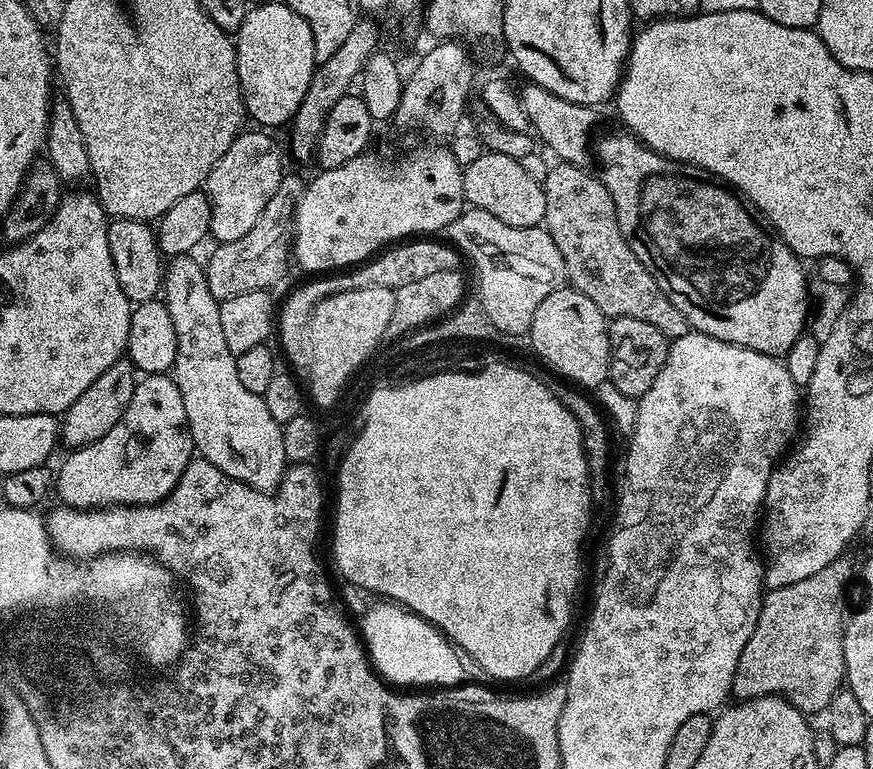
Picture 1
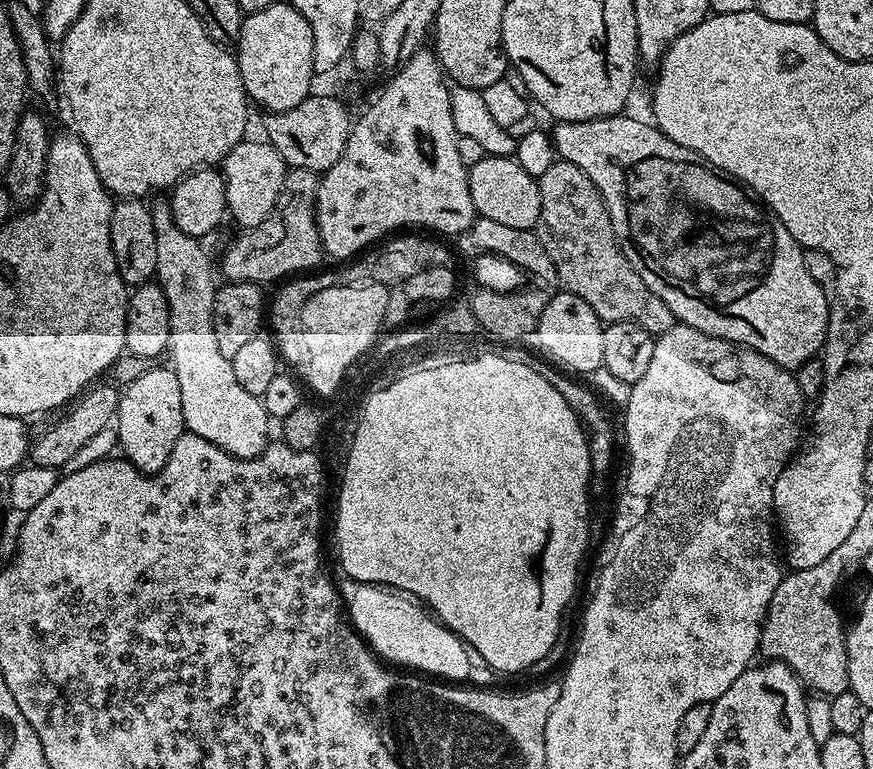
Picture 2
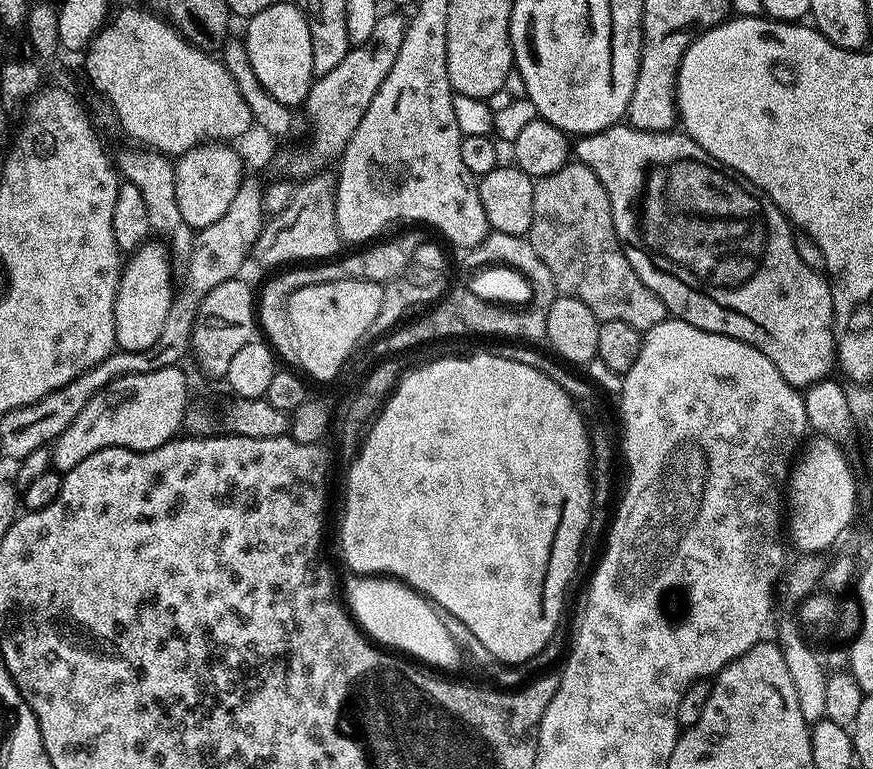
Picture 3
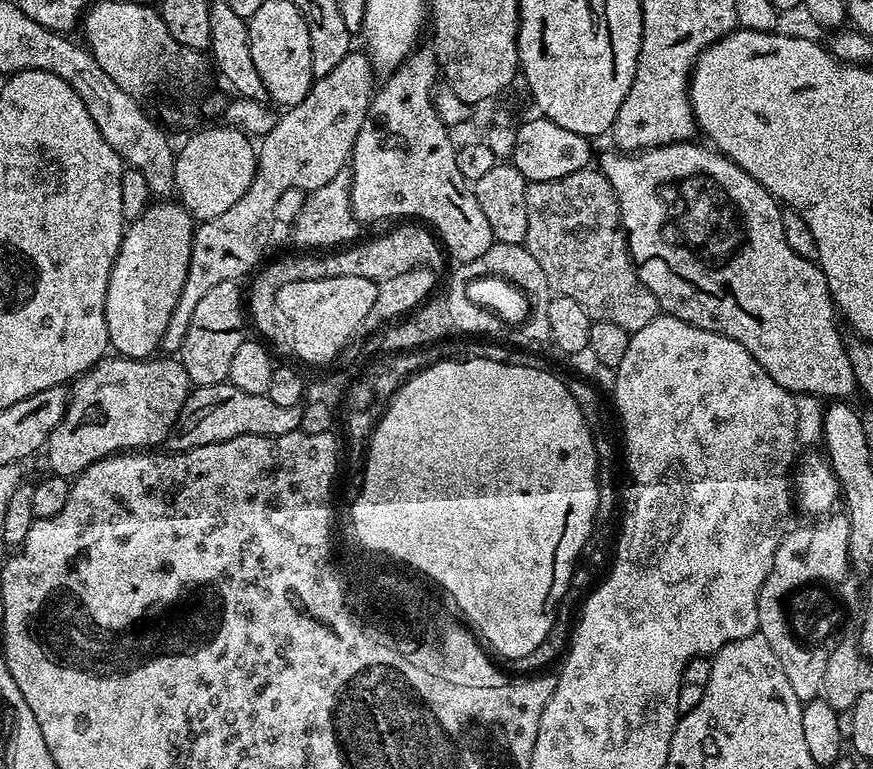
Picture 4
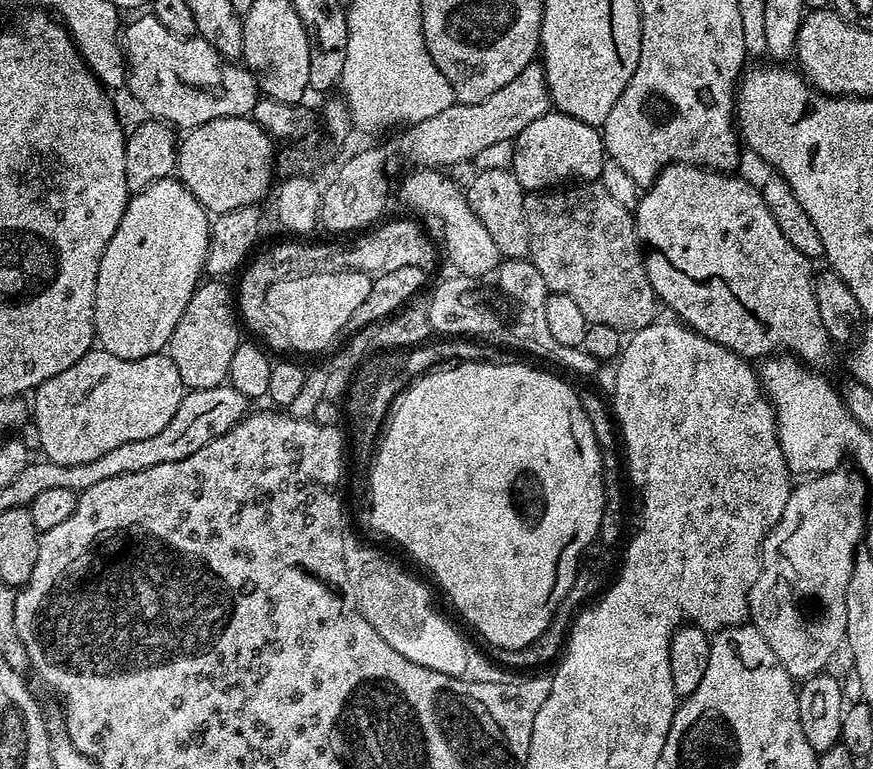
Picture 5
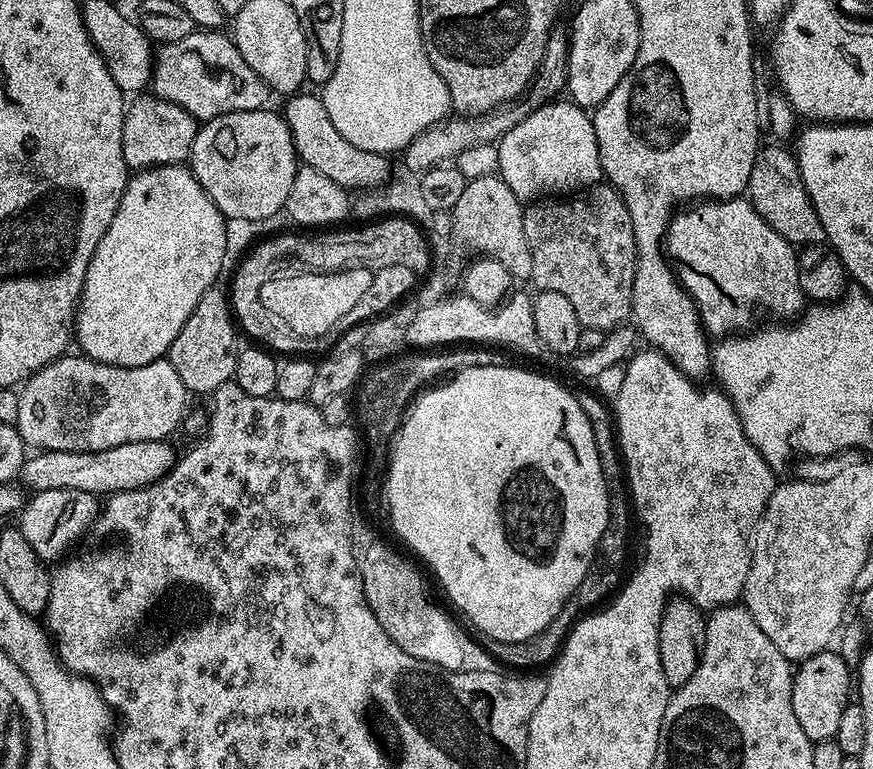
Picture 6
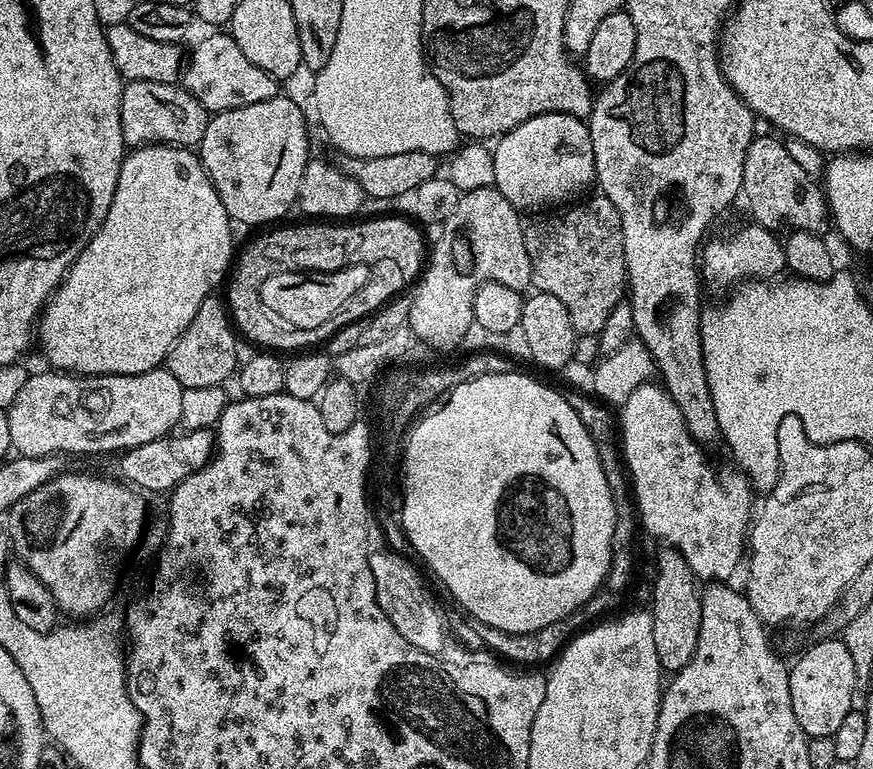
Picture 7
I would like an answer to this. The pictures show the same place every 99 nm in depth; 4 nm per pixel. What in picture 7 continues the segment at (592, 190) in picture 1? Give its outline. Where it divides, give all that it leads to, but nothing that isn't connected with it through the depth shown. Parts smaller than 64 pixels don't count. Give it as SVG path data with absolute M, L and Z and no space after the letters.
M596 194L593 200L580 203L557 211L560 212L557 216L536 220L532 225L529 223L524 229L524 241L526 254L530 254L531 287L538 292L554 294L554 298L559 298L562 306L566 306L566 314L570 314L574 330L582 336L594 336L604 329L606 318L614 314L614 306L625 299L628 271L622 242L622 218L618 210L614 210L614 202L610 202L603 194Z

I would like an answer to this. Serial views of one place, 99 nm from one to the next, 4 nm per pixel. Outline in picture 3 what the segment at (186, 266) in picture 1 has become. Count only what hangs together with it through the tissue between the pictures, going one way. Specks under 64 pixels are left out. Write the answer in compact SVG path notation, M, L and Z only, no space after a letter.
M133 149L124 151L120 156L117 155L116 164L119 173L127 183L137 186L141 191L153 233L157 237L162 236L160 238L175 259L186 260L193 250L195 231L182 221L182 214L178 211L178 200L175 197L176 185L174 184L175 163L164 153L155 150Z

